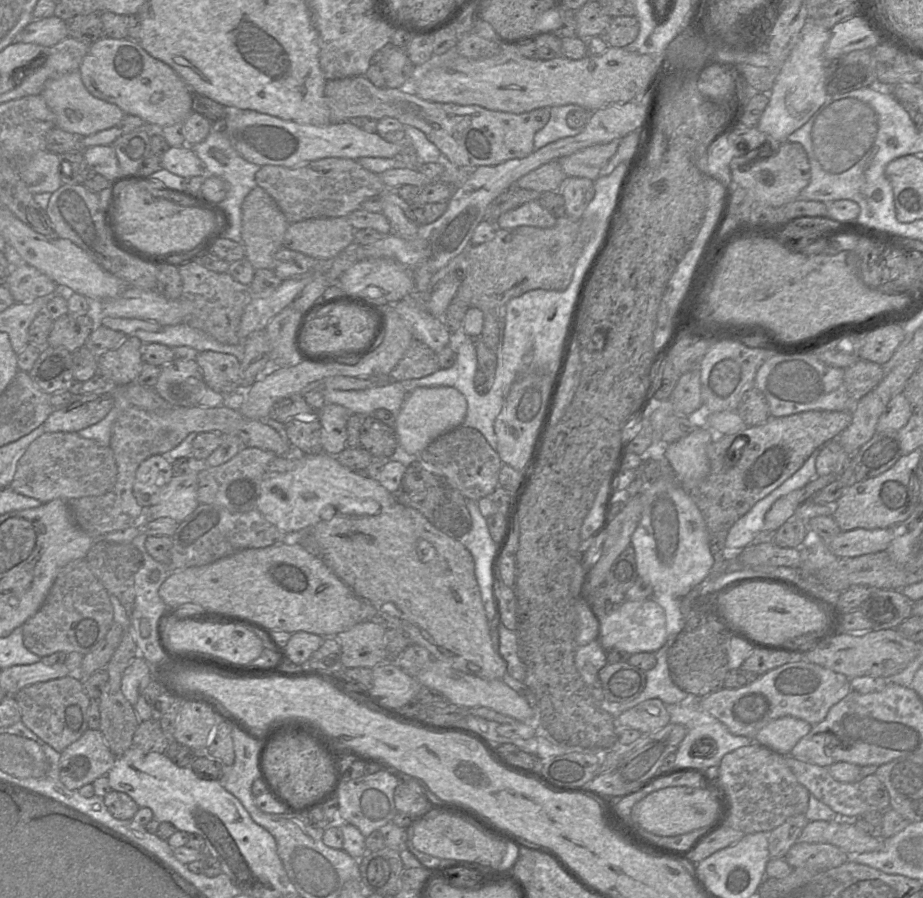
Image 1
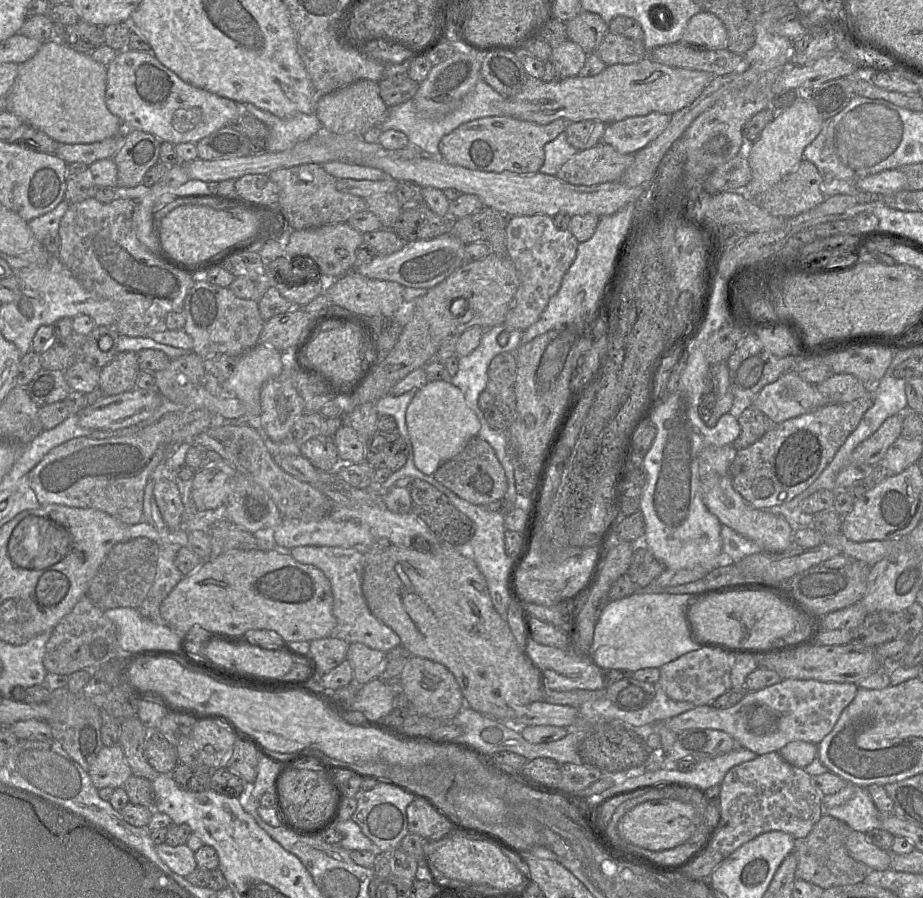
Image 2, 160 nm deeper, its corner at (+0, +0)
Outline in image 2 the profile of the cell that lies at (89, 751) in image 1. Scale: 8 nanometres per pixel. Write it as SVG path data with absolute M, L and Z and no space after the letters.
M104 746L98 753L88 774L97 789L119 788L132 775L122 747Z

